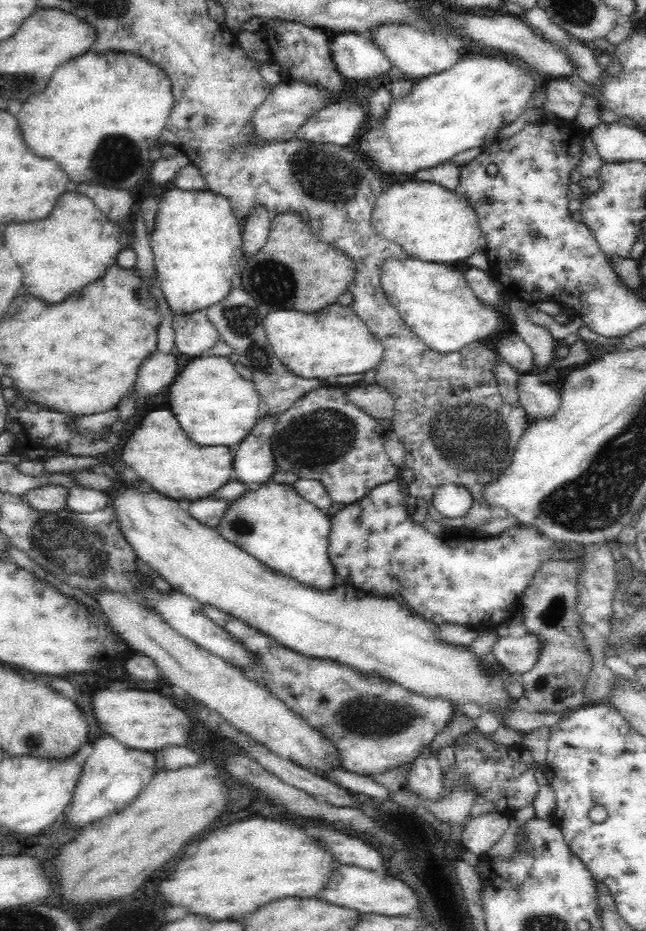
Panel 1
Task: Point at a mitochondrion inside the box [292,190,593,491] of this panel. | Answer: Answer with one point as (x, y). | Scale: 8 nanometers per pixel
(469, 436)

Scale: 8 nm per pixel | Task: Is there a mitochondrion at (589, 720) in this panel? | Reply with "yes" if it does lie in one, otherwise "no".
no

